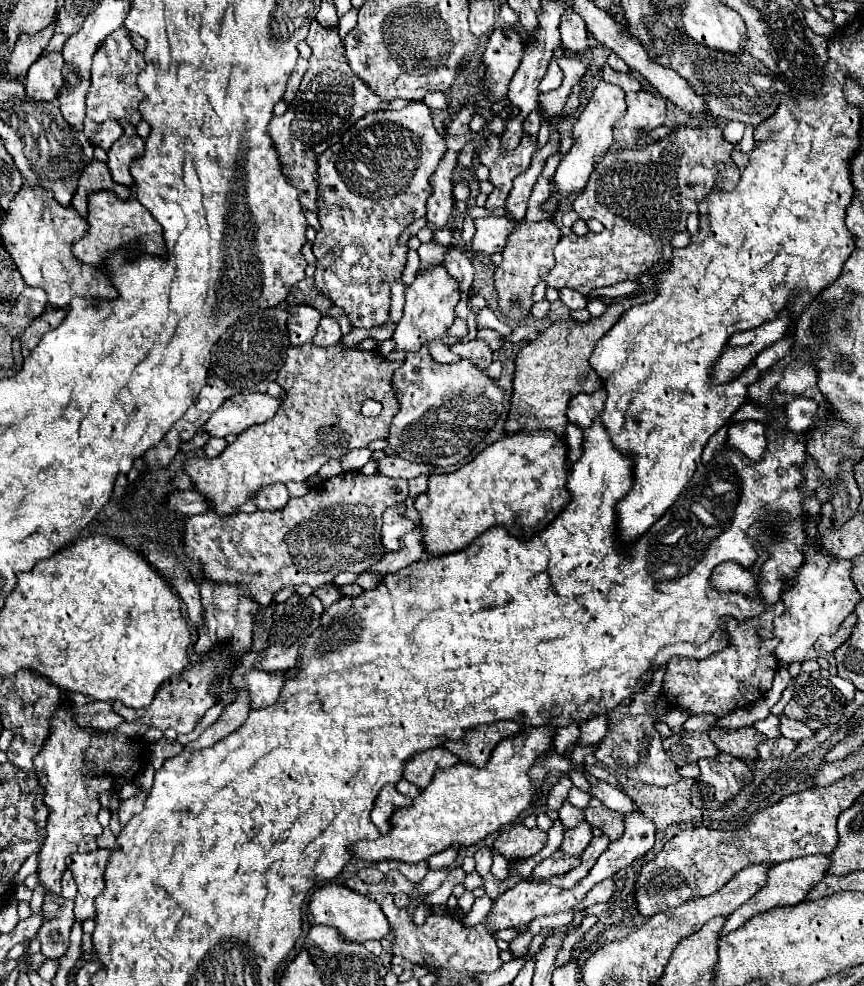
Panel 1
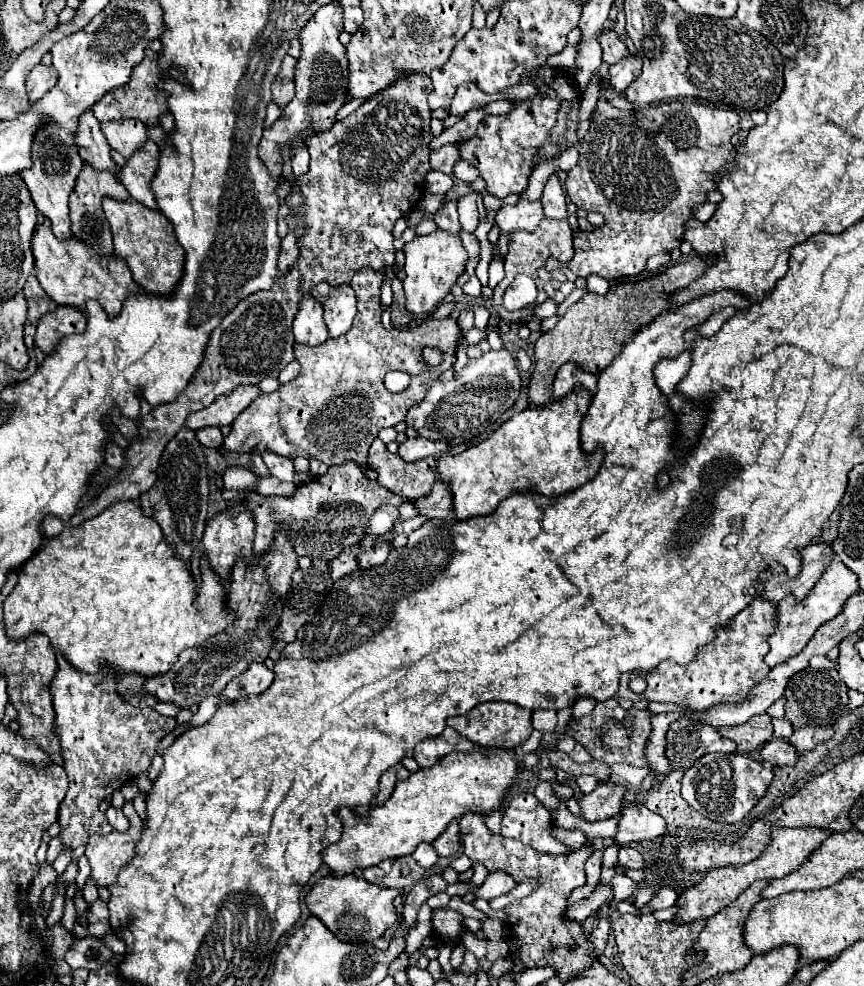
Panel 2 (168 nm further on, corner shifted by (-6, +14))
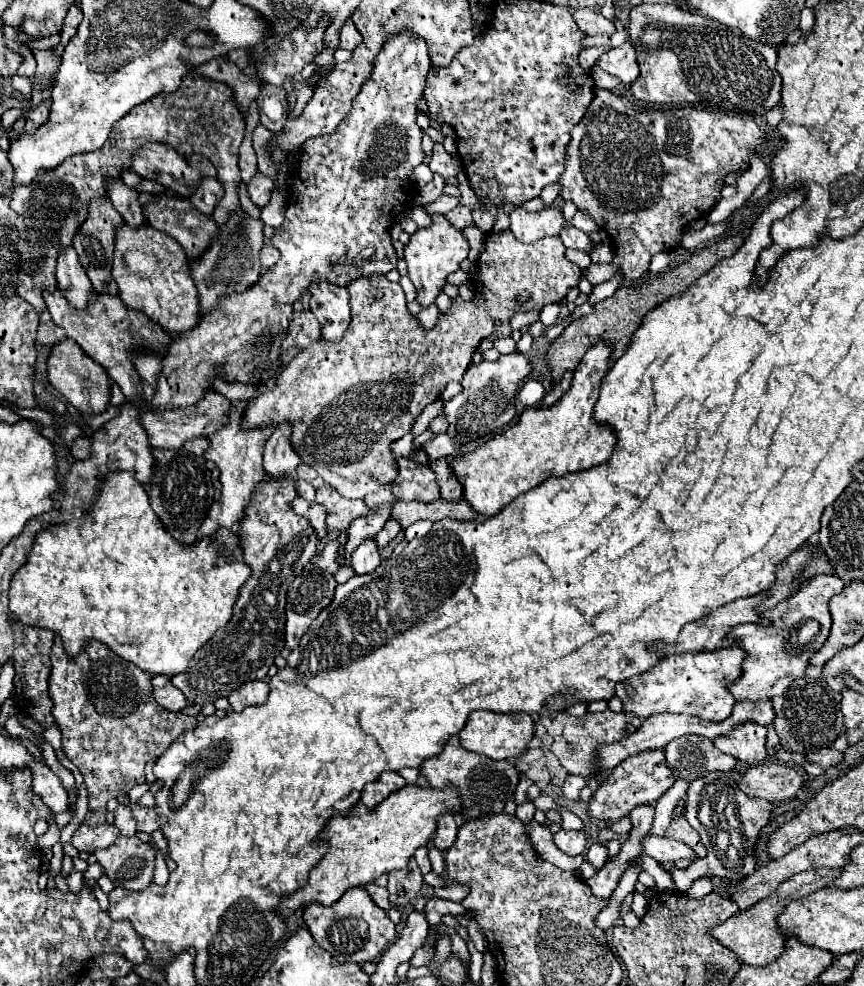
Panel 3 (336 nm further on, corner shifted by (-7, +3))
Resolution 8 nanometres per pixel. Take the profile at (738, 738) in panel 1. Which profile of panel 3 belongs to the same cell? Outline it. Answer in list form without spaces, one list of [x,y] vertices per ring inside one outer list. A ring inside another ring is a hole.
[[[746,721],[734,727],[726,735],[718,735],[714,739],[714,745],[722,753],[728,753],[750,765],[758,765],[768,757],[766,755],[766,727],[752,721]]]

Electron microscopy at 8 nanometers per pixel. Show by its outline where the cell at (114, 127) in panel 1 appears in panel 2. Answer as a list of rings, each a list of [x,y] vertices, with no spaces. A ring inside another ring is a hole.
[[[131,118],[101,122],[101,132],[105,134],[111,148],[119,150],[125,158],[129,158],[129,154],[133,154],[133,150],[137,146],[141,146],[141,142],[145,142],[145,138],[147,138],[145,124],[131,120]]]

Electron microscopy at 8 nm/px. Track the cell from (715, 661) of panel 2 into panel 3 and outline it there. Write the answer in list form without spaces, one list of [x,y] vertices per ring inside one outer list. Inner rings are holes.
[[[738,647],[718,649],[714,653],[684,653],[684,655],[668,655],[658,661],[656,667],[642,675],[634,675],[616,685],[616,695],[624,703],[624,711],[636,713],[640,719],[646,719],[656,713],[686,713],[694,715],[702,721],[724,721],[730,717],[734,707],[734,697],[730,697],[728,685],[738,679],[740,663],[746,653]],[[706,655],[714,657],[712,661]],[[626,687],[634,687],[634,693],[628,695]]]

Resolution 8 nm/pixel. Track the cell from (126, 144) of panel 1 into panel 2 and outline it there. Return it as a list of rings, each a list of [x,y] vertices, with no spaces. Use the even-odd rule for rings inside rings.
[[[147,140],[141,148],[137,148],[131,158],[127,158],[127,164],[121,170],[119,180],[123,182],[123,186],[129,190],[129,194],[149,206],[149,208],[157,208],[153,192],[151,192],[151,178],[157,172],[159,166],[159,148],[153,140]]]

